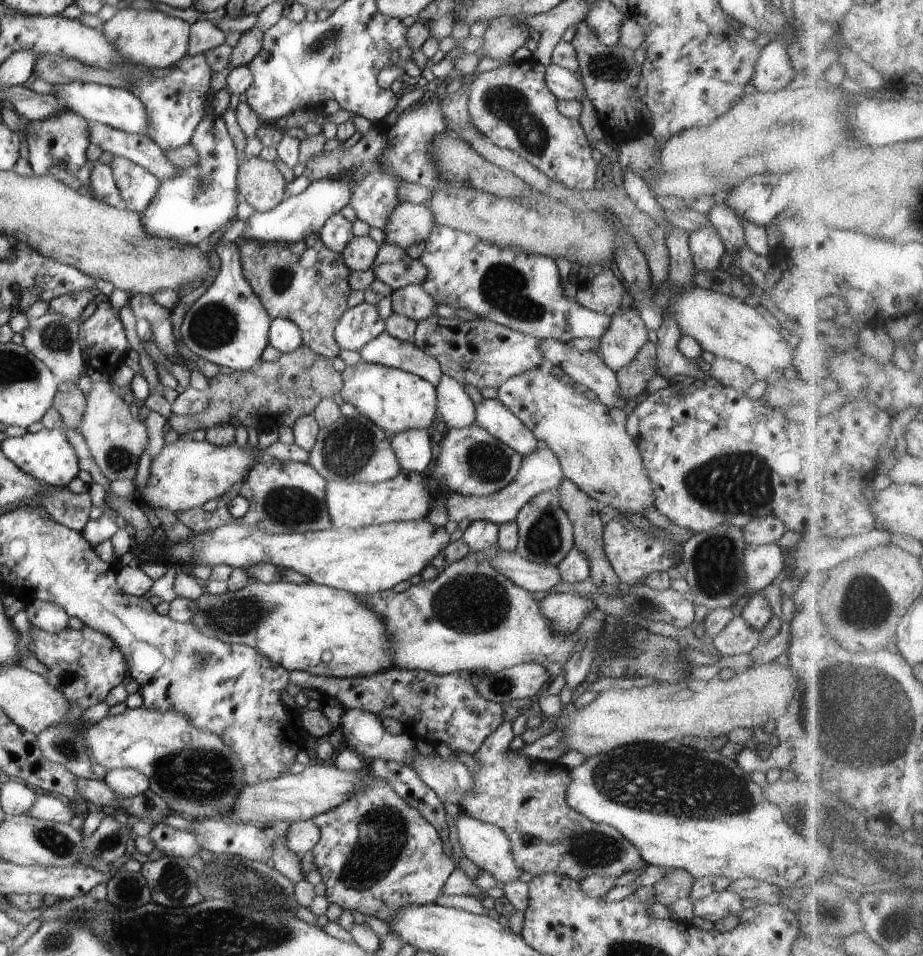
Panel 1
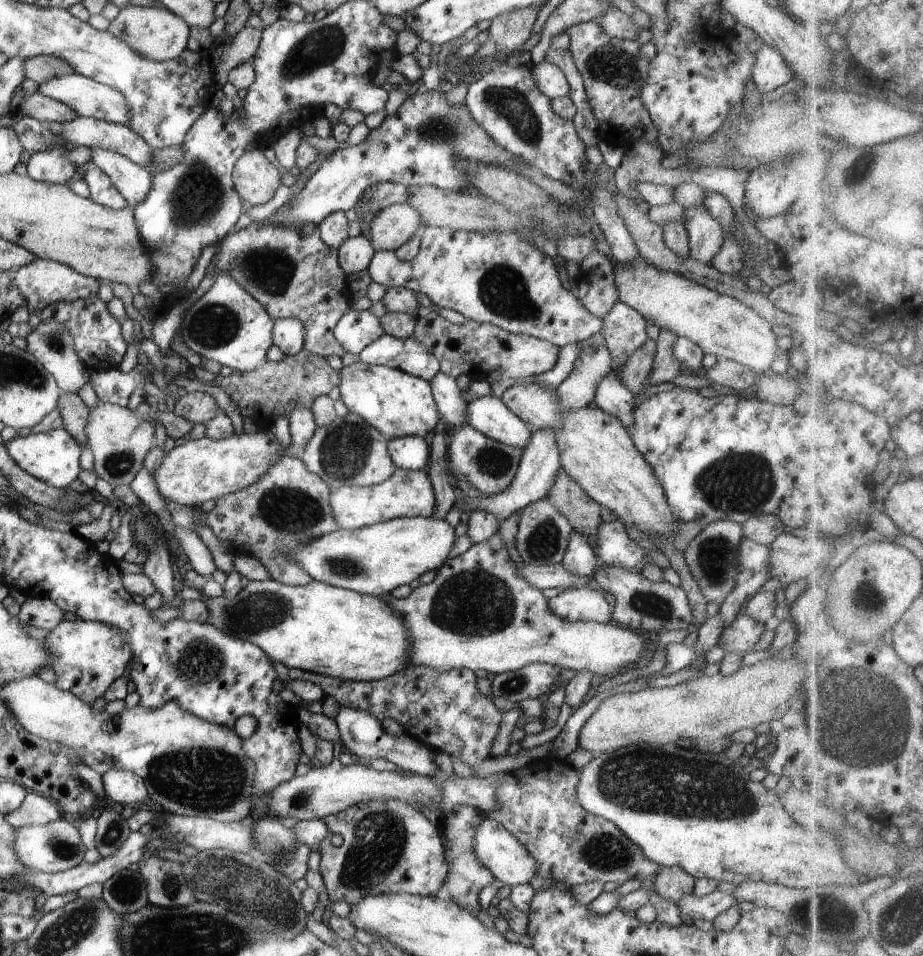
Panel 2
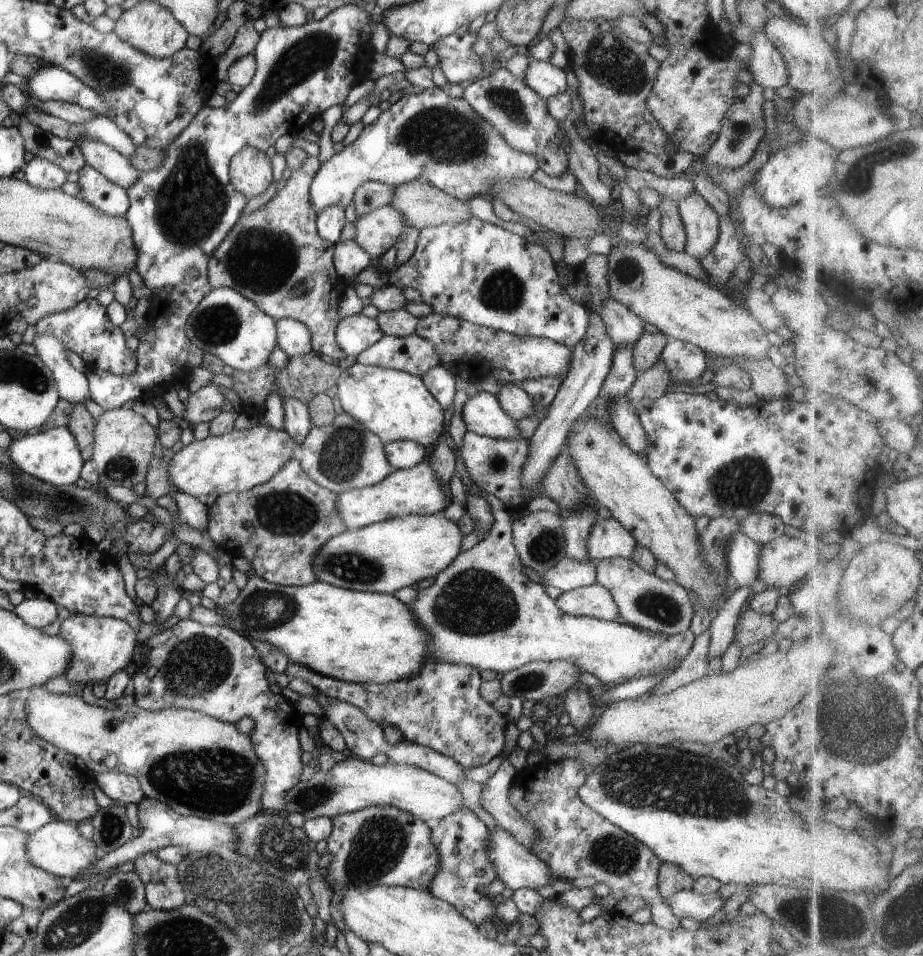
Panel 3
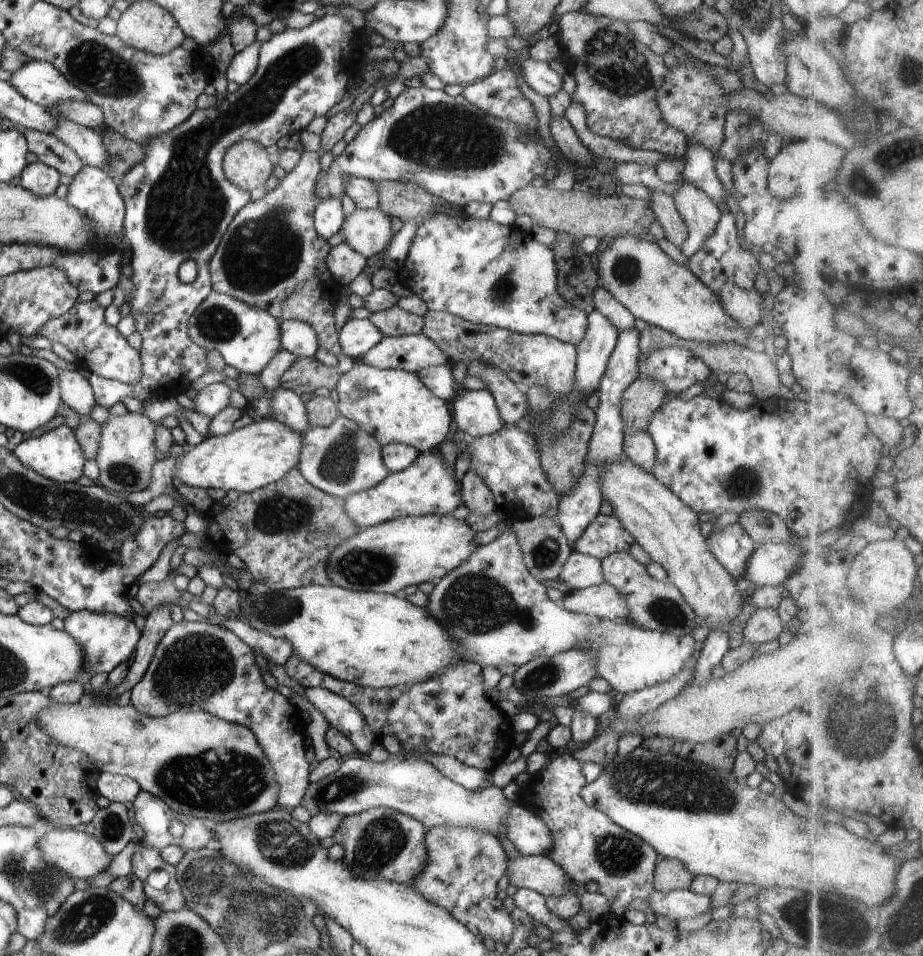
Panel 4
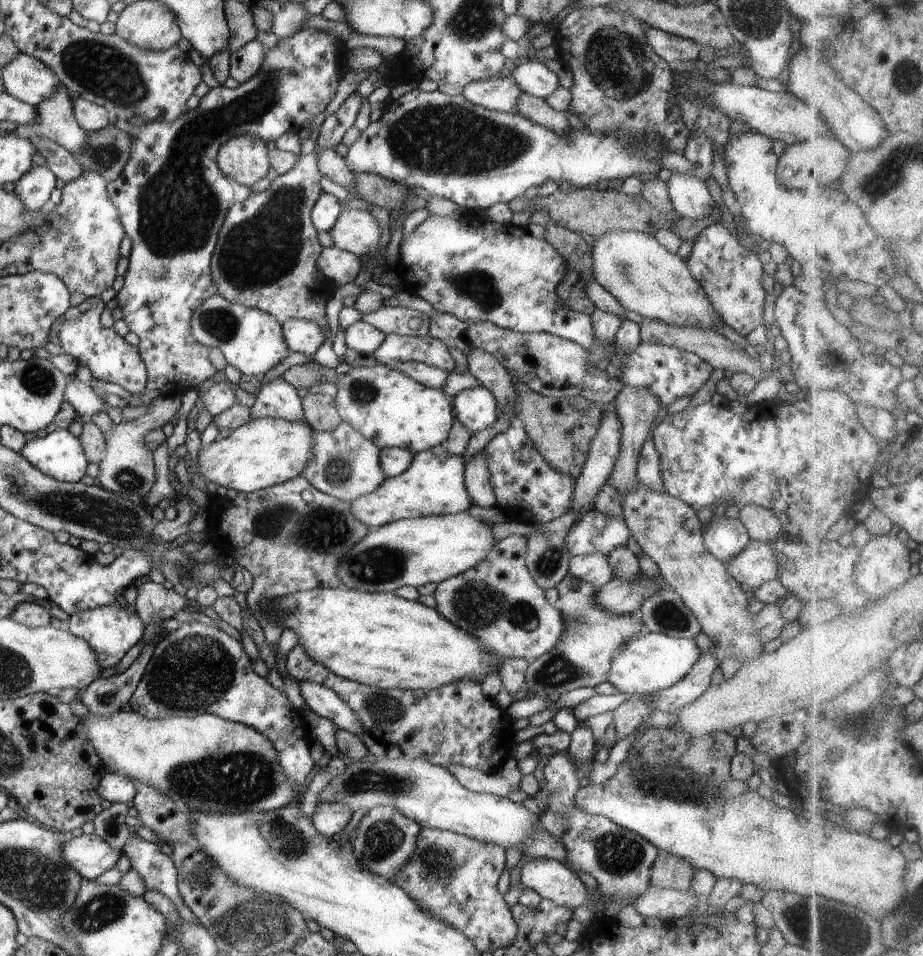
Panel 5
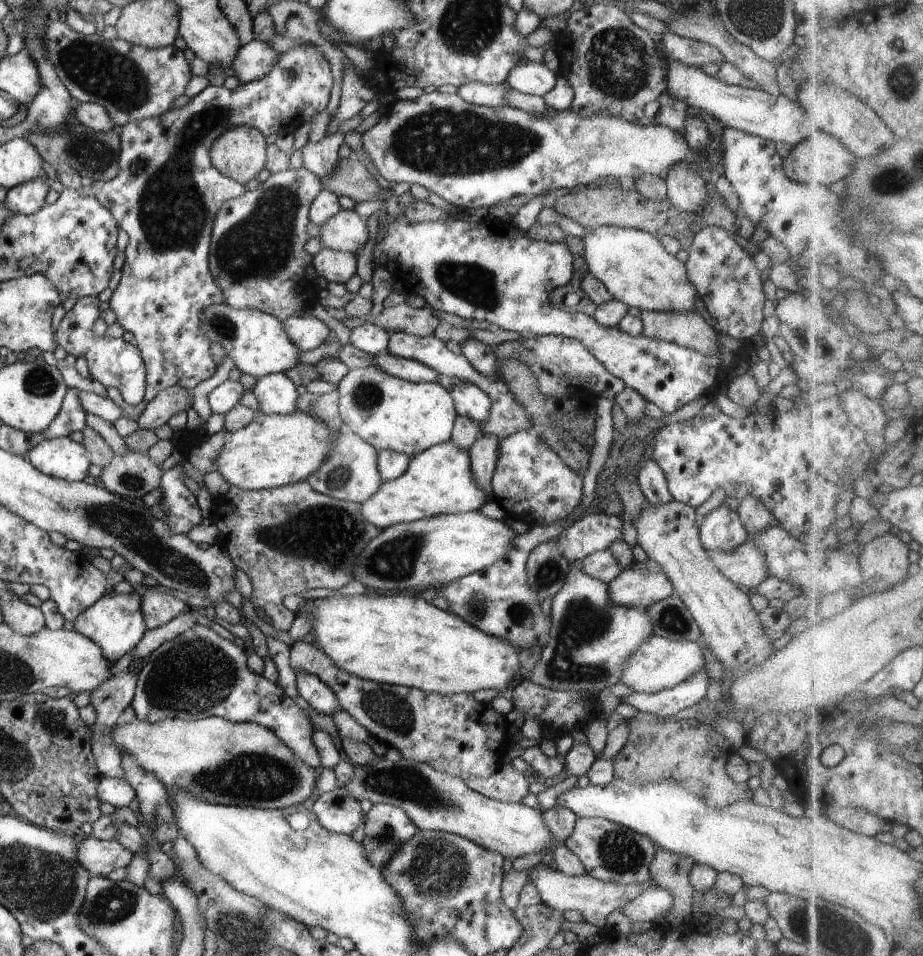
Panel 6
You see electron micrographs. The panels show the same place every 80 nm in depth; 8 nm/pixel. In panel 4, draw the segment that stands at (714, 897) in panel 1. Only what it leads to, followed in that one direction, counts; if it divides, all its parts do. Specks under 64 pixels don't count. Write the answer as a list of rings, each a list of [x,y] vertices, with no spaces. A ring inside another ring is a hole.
[[[676,889],[670,892],[655,891],[648,898],[648,908],[652,917],[664,914],[676,922],[681,919],[698,918],[712,911],[712,896],[700,895],[689,889]]]

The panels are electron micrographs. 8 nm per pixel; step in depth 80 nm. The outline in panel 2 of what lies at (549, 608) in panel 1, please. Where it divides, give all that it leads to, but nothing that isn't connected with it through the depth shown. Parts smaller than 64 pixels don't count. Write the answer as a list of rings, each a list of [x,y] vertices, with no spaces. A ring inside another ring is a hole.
[[[578,587],[565,589],[548,600],[551,612],[566,622],[596,621],[610,623],[612,606],[604,598],[604,592],[596,588]]]

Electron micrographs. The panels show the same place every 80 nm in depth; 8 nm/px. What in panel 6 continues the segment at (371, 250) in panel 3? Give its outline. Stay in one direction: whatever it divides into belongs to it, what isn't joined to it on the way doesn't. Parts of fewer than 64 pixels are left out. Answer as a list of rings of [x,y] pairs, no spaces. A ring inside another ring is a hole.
[[[340,209],[320,227],[322,246],[352,253],[368,241],[368,218],[356,212]]]

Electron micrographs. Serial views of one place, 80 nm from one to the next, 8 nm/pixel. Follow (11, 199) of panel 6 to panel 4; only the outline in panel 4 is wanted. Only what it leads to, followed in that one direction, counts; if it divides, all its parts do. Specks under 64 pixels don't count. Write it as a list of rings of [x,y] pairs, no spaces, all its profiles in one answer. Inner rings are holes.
[[[42,162],[28,164],[22,172],[20,186],[30,190],[36,196],[55,194],[60,186],[60,172],[45,166]]]

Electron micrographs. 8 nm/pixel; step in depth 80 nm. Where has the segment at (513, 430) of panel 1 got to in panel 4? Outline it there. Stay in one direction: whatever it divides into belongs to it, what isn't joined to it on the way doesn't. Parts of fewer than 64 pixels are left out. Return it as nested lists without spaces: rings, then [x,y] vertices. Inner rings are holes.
[[[487,389],[470,390],[458,396],[452,402],[452,416],[459,430],[474,437],[490,436],[506,428],[506,422]]]

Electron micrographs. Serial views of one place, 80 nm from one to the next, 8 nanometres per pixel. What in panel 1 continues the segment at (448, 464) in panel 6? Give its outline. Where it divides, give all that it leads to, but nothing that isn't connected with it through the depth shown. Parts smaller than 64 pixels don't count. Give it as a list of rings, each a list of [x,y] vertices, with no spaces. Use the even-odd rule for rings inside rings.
[[[402,469],[395,478],[377,484],[342,480],[327,482],[324,498],[333,527],[356,529],[425,519],[430,511],[434,494],[431,482],[424,474]]]

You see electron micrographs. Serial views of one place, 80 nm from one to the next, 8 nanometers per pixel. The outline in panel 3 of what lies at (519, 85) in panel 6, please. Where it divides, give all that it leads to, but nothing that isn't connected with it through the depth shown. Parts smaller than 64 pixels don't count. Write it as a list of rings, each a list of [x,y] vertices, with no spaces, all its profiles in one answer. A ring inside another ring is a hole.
[[[531,58],[526,70],[526,83],[544,99],[550,99],[567,91],[567,78],[563,68],[556,68],[549,61]]]

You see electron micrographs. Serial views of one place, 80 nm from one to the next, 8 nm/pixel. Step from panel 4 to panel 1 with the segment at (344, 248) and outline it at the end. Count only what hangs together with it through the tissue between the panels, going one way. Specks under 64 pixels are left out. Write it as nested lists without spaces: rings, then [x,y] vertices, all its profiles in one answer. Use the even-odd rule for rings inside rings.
[[[369,235],[354,237],[346,249],[342,250],[341,256],[349,271],[354,271],[356,274],[370,272],[374,260],[380,251],[380,246]]]

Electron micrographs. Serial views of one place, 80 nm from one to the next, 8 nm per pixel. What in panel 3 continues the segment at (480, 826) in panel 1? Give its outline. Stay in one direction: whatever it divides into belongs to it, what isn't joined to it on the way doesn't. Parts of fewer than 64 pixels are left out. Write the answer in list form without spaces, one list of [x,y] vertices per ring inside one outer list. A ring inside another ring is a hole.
[[[496,824],[490,830],[490,848],[488,858],[492,860],[498,878],[513,891],[520,888],[538,890],[548,886],[550,882],[558,885],[546,862],[542,862],[536,854],[526,846],[518,844],[510,832]]]

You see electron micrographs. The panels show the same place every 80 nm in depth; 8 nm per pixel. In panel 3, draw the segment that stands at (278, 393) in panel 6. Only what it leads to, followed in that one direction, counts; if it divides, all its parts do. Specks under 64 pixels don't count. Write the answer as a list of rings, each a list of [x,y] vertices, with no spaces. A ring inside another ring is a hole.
[[[286,398],[282,404],[284,408],[284,429],[290,438],[302,445],[306,436],[313,428],[309,407],[306,403],[294,398]]]

